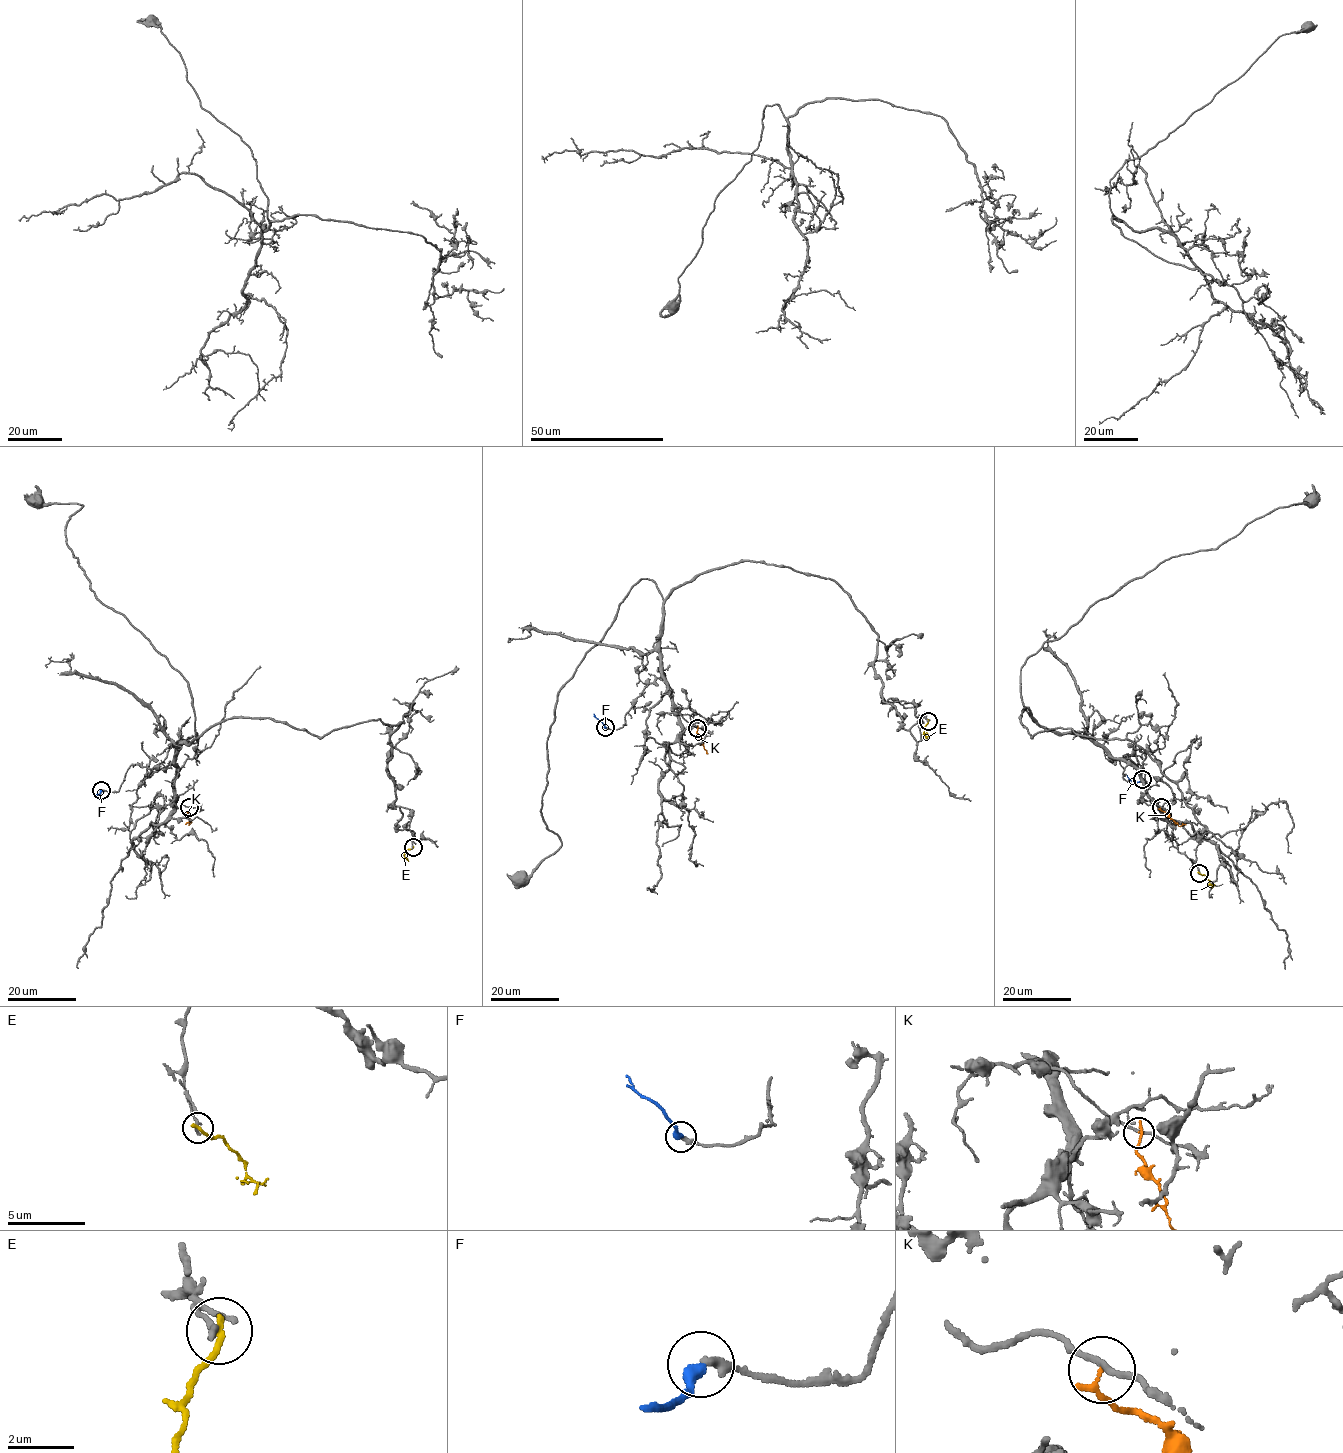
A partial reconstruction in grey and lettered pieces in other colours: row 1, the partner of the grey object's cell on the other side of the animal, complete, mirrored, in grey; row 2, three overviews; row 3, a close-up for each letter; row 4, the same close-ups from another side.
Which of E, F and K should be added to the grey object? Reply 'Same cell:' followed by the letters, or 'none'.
Same cell: F

